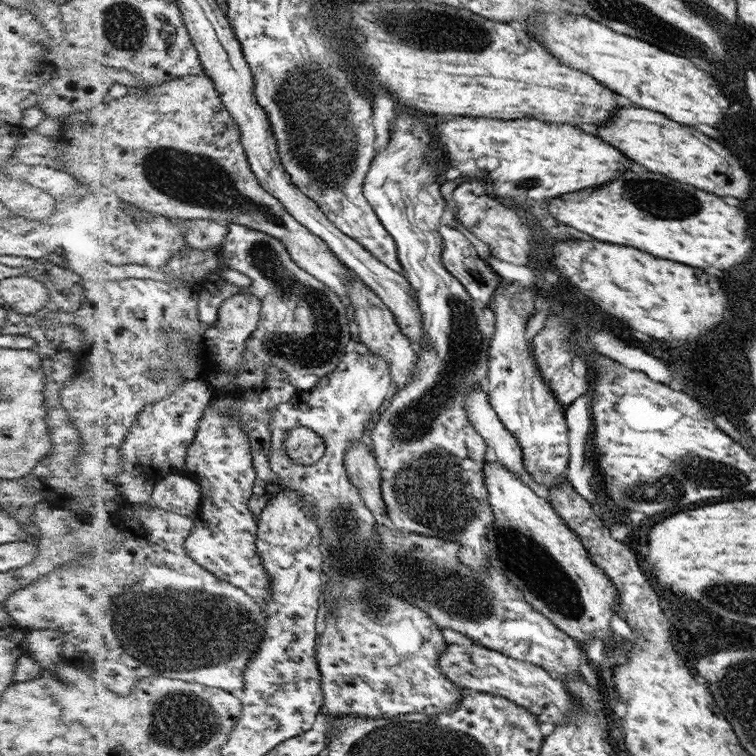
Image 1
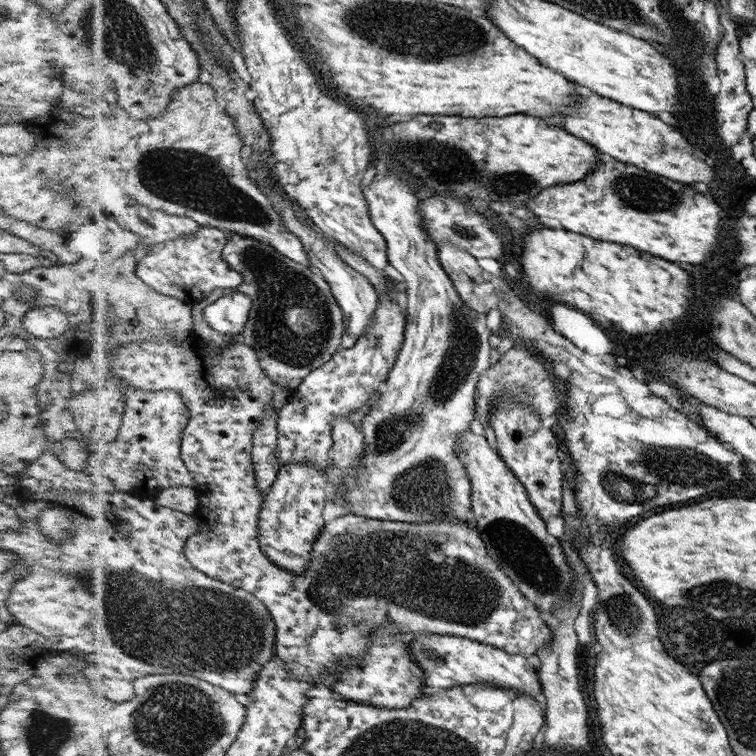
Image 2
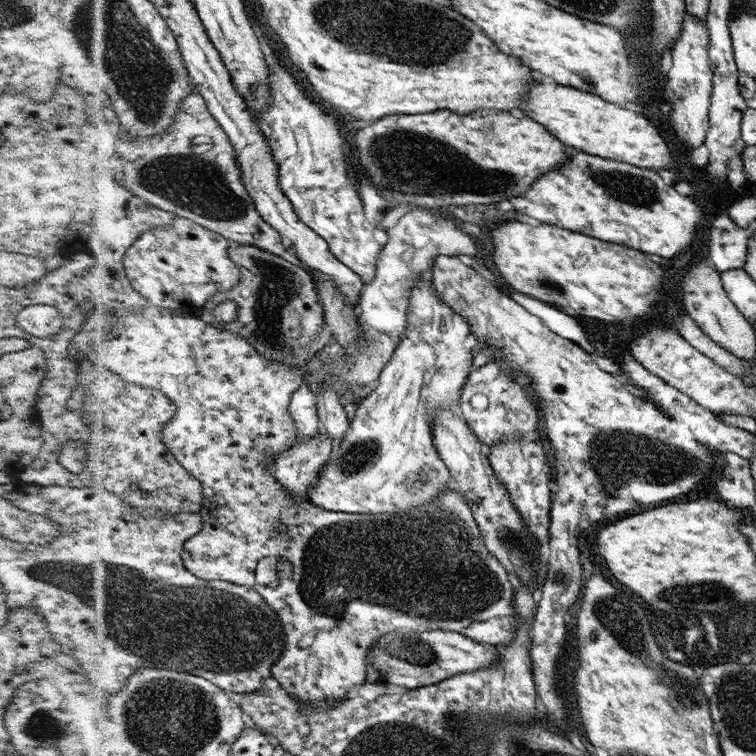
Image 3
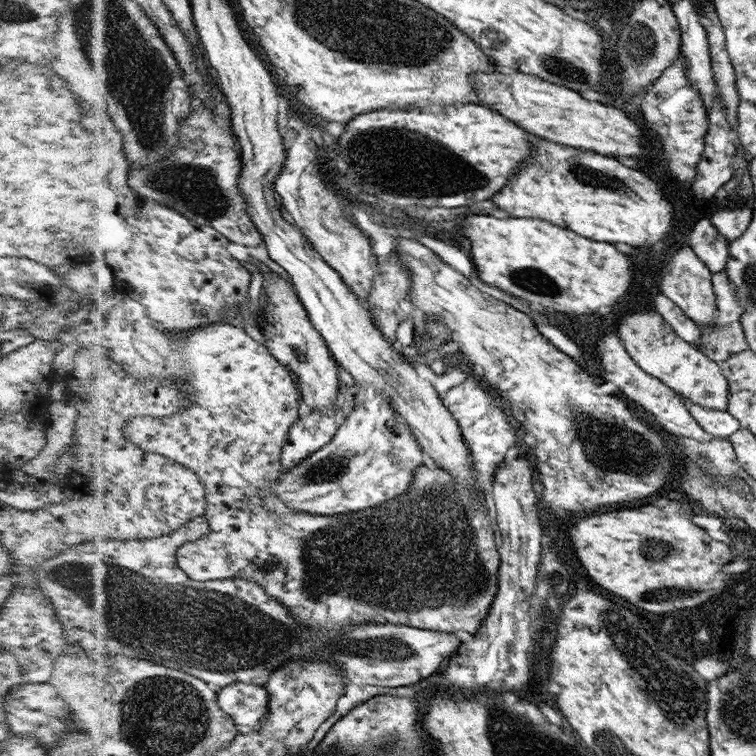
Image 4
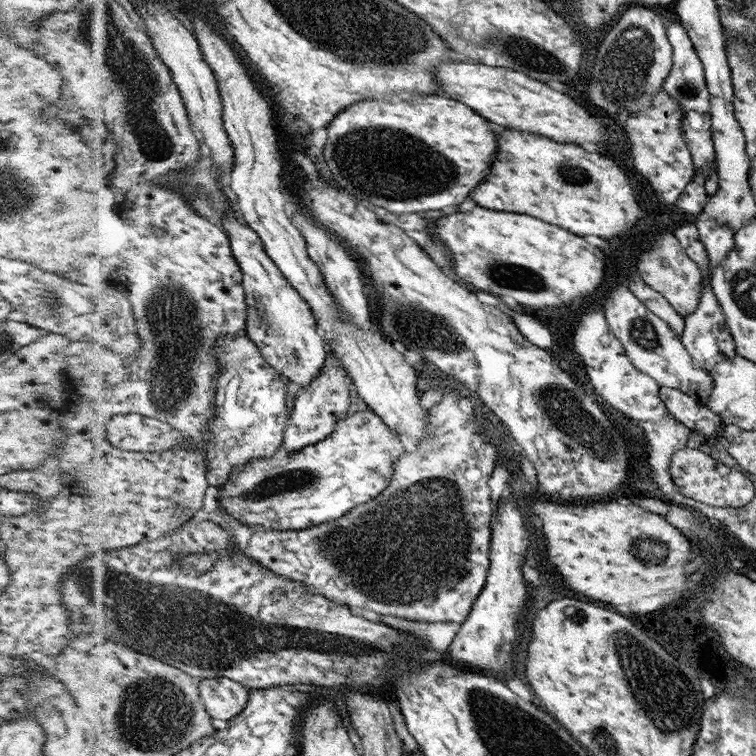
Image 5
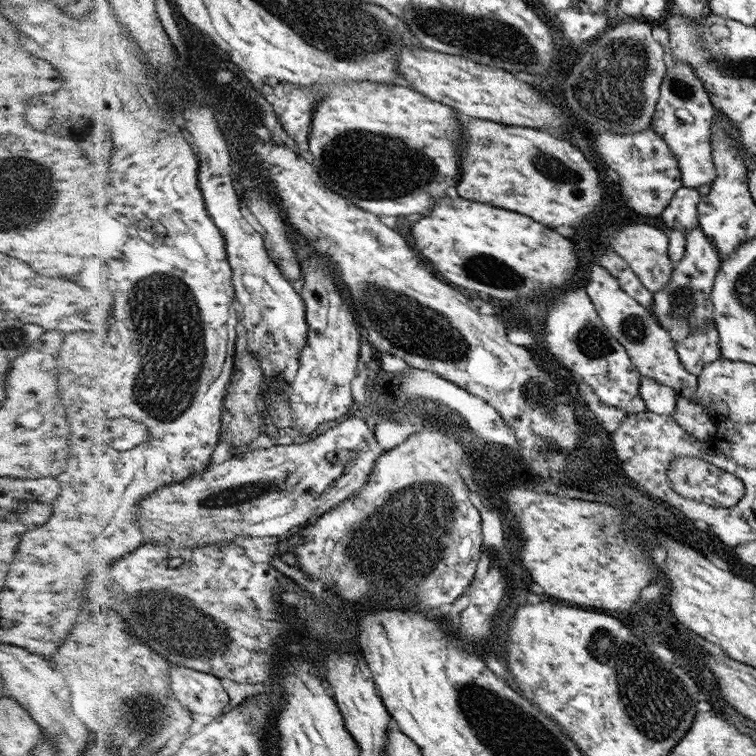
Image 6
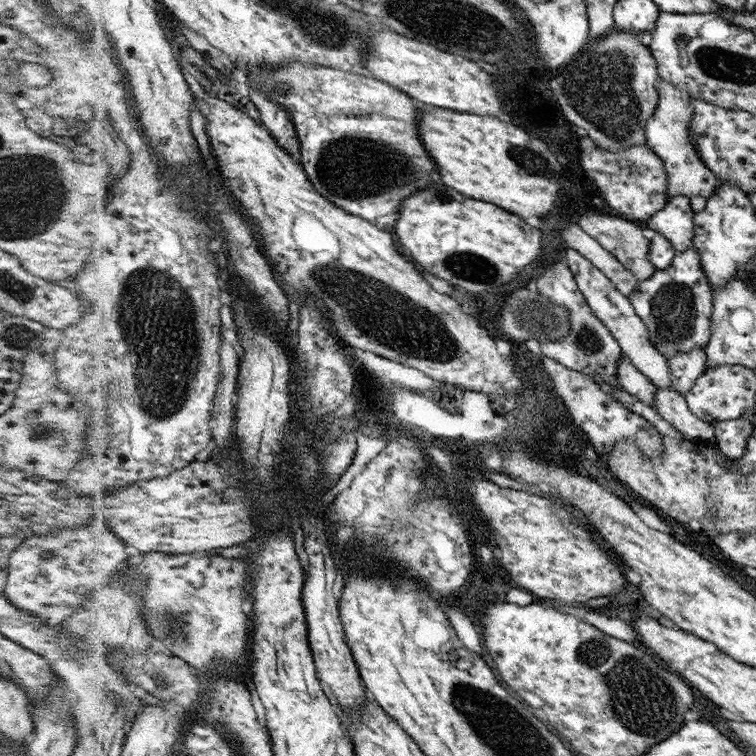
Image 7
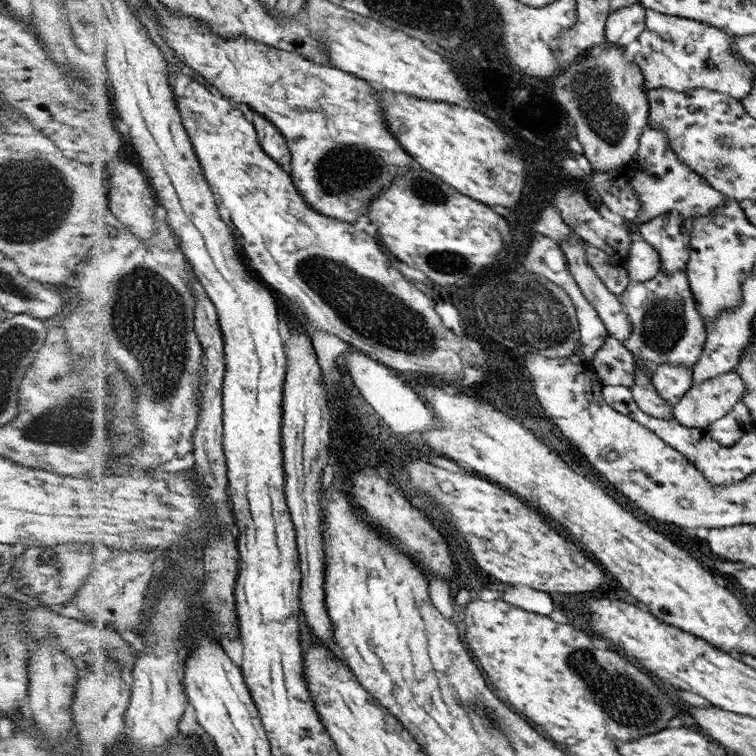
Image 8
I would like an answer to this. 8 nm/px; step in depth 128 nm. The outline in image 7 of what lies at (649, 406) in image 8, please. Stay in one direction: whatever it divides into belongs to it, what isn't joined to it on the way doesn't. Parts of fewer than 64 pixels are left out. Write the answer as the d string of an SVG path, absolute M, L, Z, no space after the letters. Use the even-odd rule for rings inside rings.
M658 387L653 407L668 423L690 440L707 443L713 441L714 424L698 418L688 406L685 395L673 388Z

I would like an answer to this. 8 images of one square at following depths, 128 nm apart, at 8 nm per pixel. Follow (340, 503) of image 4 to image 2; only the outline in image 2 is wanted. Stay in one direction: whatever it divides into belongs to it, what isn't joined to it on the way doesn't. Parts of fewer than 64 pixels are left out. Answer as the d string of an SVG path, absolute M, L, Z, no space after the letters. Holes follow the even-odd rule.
M387 167L387 172L381 180L374 181L366 185L365 188L365 200L369 202L370 216L373 216L373 221L376 227L381 231L382 236L386 237L389 241L389 261L394 265L394 268L402 274L404 278L404 286L407 294L405 316L408 318L408 322L405 323L405 343L401 348L397 356L397 362L390 372L389 378L386 379L386 384L381 384L382 392L376 399L366 408L361 421L358 426L361 427L361 433L365 437L364 451L365 458L357 466L357 473L355 474L355 483L350 486L346 482L346 478L342 478L345 483L346 495L342 495L343 507L358 516L365 516L369 519L376 520L391 520L402 522L415 522L415 523L430 523L430 522L442 522L442 520L458 519L463 523L470 523L473 527L476 527L474 521L472 521L472 479L470 479L468 468L465 468L465 463L458 457L460 452L460 436L464 431L470 431L470 422L474 420L476 415L476 402L475 396L480 384L481 372L488 370L492 366L491 362L491 347L489 344L489 338L492 332L486 327L486 313L476 312L470 308L469 305L461 299L460 293L456 289L456 285L453 284L452 277L445 271L440 263L439 252L437 245L433 240L429 239L429 233L425 231L425 219L421 216L422 212L418 214L418 200L410 194L414 192L410 186L406 186L404 182L400 182L400 178L396 174L390 174L390 171L396 171L395 167Z

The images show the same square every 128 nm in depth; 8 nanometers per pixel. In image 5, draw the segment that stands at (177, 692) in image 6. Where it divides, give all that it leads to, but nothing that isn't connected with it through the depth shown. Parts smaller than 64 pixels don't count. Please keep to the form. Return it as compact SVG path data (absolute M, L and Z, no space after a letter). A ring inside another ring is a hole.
M228 678L202 679L201 684L202 700L216 729L228 728L229 720L236 719L249 706L253 690L245 684Z

